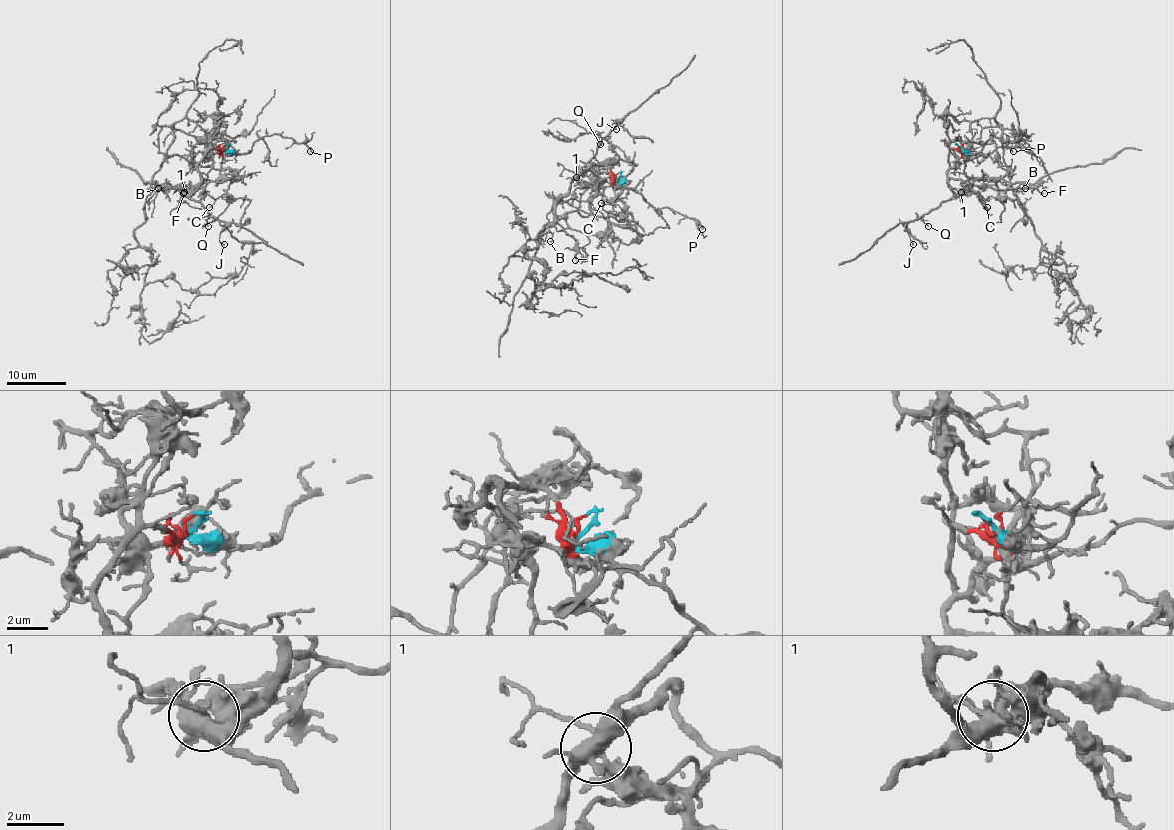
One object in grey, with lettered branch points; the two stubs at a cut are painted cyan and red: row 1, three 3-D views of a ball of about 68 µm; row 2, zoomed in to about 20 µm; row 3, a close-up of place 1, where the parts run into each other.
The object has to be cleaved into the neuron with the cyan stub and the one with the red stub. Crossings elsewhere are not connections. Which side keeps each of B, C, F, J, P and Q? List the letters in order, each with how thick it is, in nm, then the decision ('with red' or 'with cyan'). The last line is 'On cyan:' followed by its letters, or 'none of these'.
B: 110 nm | with red
C: 110 nm | with red
F: 150 nm | with red
J: 110 nm | with red
P: 140 nm | with cyan
Q: 140 nm | with red
On cyan: P

